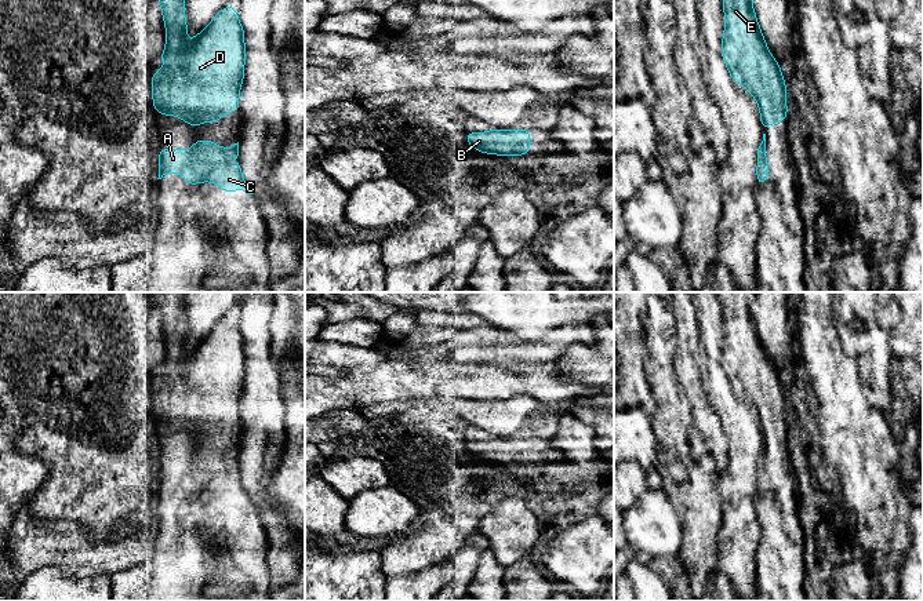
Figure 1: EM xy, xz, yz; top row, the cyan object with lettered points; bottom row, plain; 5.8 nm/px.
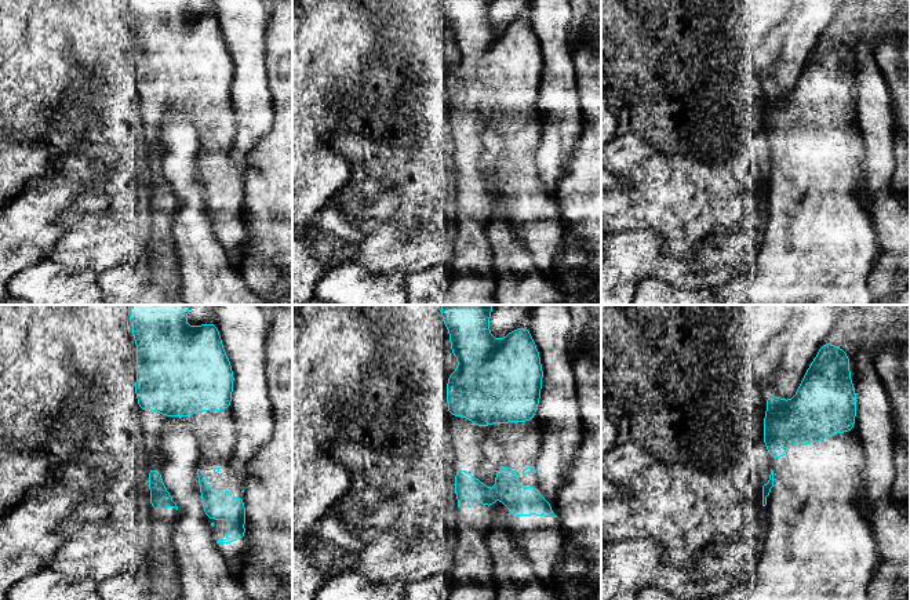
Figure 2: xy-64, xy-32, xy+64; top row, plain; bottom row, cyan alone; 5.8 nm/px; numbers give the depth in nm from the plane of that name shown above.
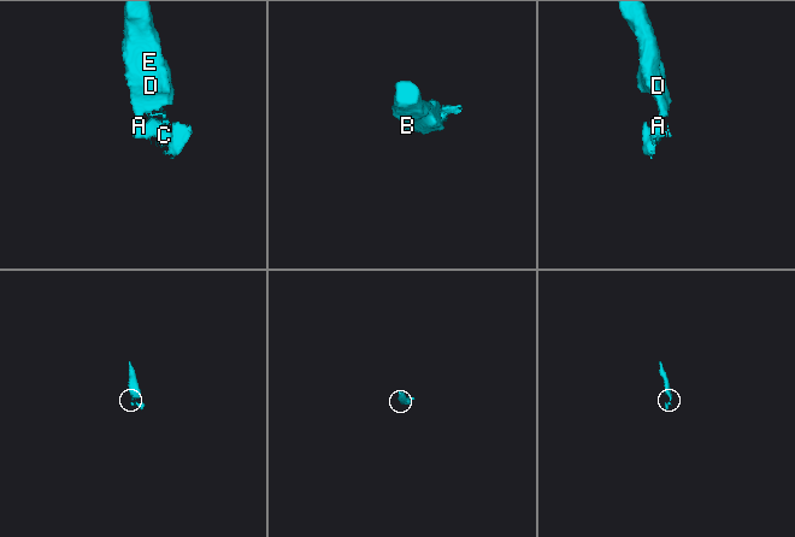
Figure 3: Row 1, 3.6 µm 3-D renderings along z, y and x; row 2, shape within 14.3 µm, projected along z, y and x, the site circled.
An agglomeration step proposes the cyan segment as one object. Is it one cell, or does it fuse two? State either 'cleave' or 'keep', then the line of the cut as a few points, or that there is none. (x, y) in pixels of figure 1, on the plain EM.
keep; no cut

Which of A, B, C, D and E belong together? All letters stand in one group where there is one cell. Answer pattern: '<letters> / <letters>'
A B C D E

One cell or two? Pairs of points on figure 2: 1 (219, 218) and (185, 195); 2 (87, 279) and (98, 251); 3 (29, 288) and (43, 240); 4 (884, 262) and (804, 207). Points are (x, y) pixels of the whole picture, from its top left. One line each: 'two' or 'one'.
1: two
2: two
3: two
4: two

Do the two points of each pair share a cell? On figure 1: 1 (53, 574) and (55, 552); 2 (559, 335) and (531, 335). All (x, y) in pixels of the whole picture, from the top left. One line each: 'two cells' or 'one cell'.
1: two cells
2: two cells

